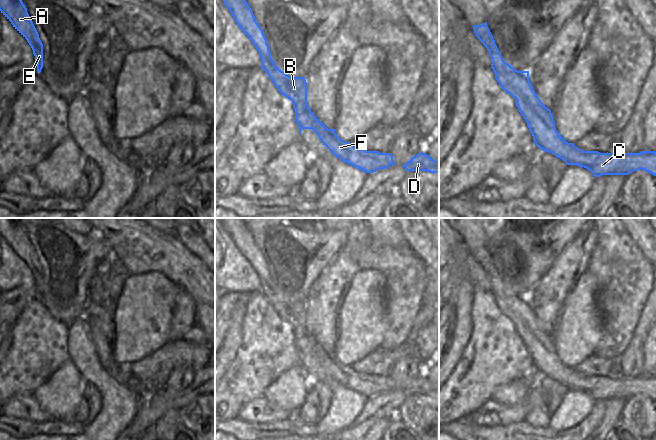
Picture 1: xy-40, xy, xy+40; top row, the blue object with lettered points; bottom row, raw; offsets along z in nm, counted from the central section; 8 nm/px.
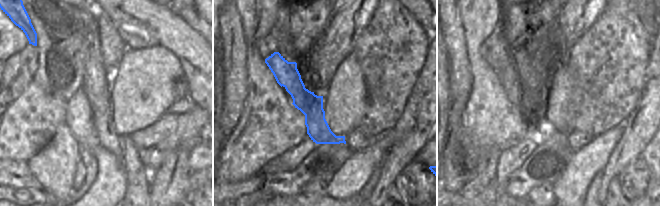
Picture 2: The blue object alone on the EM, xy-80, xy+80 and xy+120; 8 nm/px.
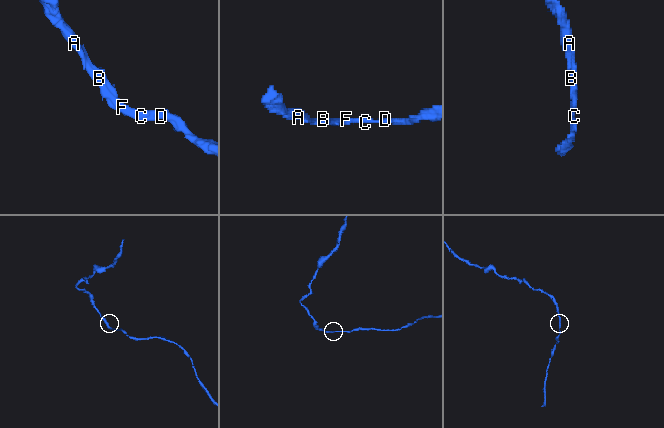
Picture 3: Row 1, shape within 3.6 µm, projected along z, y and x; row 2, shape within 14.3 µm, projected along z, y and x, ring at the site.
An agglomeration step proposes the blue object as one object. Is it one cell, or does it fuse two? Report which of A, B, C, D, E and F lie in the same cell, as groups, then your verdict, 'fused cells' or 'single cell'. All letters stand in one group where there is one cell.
groups A B C D E F; single cell

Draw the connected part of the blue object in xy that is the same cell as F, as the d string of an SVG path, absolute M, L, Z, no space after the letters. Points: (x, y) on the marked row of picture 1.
M223 0L223 2L241 31L259 52L263 71L268 74L277 90L292 101L299 134L302 129L312 129L333 155L366 173L374 173L395 165L390 153L358 149L352 143L340 139L335 129L328 129L313 114L307 104L305 77L290 77L275 64L263 30L255 20L252 9L246 0Z

